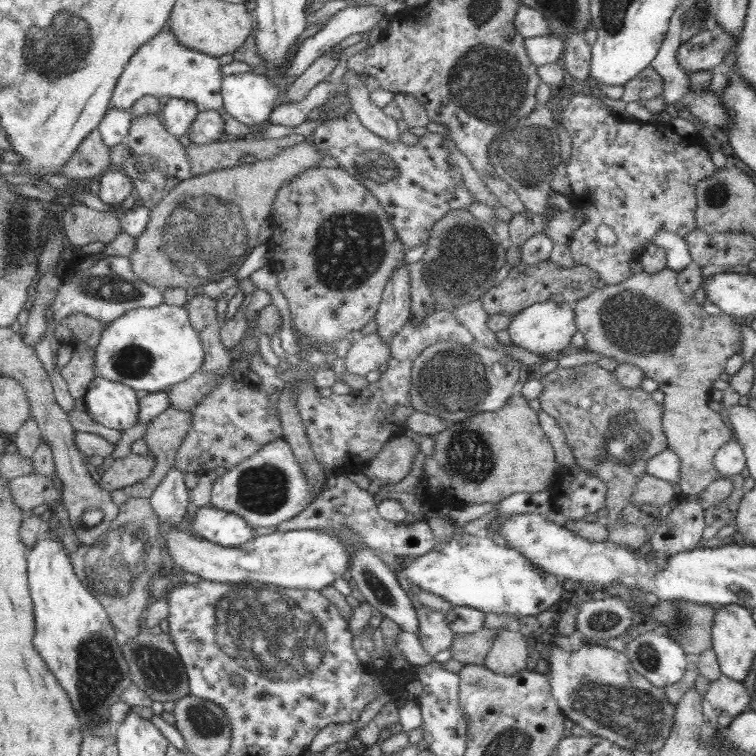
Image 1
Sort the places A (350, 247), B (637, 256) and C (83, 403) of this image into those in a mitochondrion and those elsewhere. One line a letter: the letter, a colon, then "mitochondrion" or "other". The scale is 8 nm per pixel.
A: mitochondrion
B: other
C: other

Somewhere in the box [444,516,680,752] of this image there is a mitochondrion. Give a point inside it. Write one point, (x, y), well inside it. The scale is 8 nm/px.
(630, 715)

